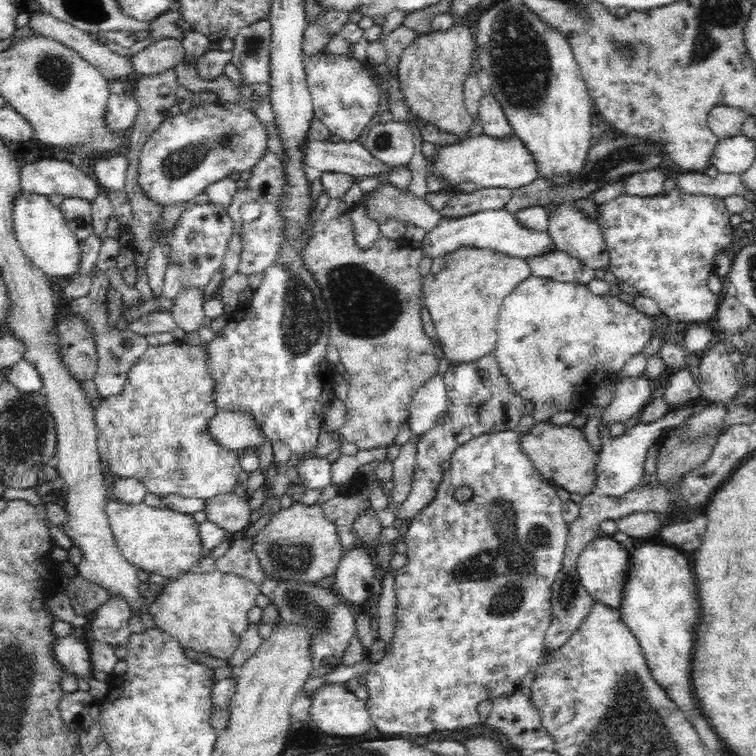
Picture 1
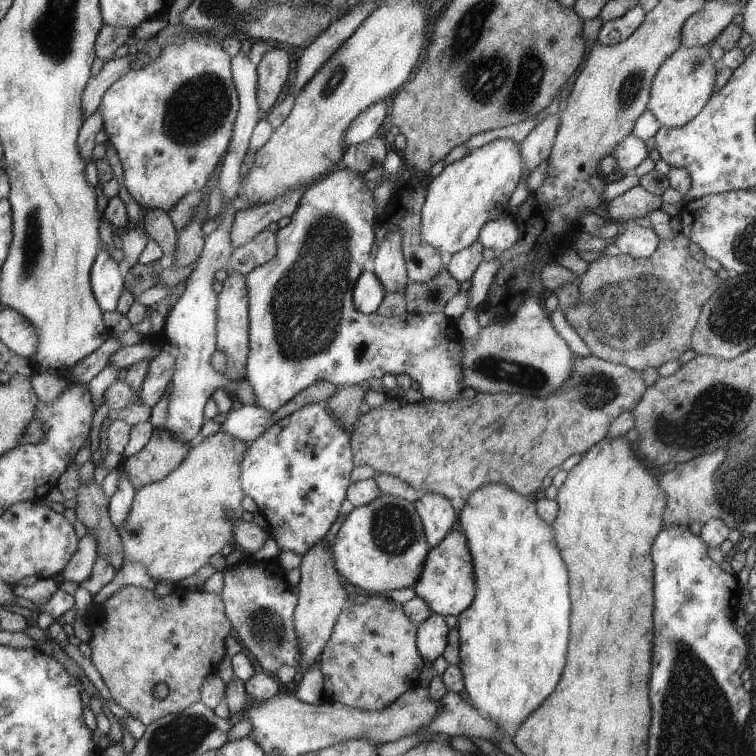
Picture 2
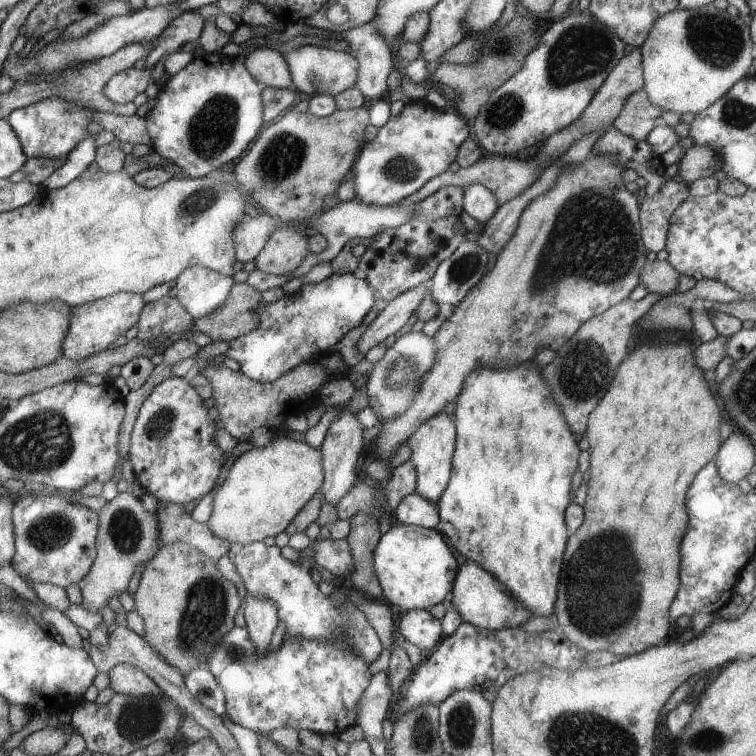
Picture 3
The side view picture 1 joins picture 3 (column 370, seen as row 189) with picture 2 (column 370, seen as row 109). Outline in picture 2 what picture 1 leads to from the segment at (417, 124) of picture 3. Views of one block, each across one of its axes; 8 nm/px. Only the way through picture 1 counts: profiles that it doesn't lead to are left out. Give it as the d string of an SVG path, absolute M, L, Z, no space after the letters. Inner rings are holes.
M343 164L332 171L328 176L308 187L294 214L290 216L290 223L284 228L277 230L277 253L270 262L262 266L257 266L246 275L246 286L249 296L249 354L247 365L245 366L245 380L249 383L254 392L254 402L256 406L268 410L268 412L276 412L283 404L292 400L298 392L302 392L304 388L312 386L320 380L324 382L332 382L332 384L366 384L370 378L382 378L384 374L408 374L412 380L420 384L419 391L430 400L448 401L454 400L461 396L461 392L466 387L464 382L464 374L462 374L462 345L463 338L460 336L456 328L455 321L444 315L438 314L414 314L406 311L404 314L396 314L396 316L380 316L380 314L370 313L362 314L354 308L353 291L357 285L358 277L361 276L364 270L364 262L372 256L372 248L374 248L374 216L378 212L376 200L372 198L372 192L366 188L368 180L364 178L364 173L356 172L352 168L348 168Z

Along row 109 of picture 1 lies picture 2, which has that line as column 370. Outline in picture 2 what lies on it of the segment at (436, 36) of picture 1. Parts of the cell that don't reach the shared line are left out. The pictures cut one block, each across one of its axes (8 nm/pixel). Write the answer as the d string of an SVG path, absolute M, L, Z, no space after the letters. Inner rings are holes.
M594 354L589 356L574 356L573 370L570 372L570 378L554 392L550 394L549 398L534 398L525 397L518 394L508 393L476 393L474 398L458 397L454 400L448 400L446 402L430 400L425 398L424 402L404 402L400 398L386 398L381 406L376 409L370 409L366 414L361 414L358 418L358 422L354 424L354 434L352 438L353 442L353 461L358 466L369 466L374 468L377 473L384 473L388 475L400 478L404 482L407 482L416 490L422 490L424 493L436 492L442 494L444 498L448 498L450 502L454 504L457 510L464 508L464 502L466 498L470 497L470 494L474 493L474 490L491 484L494 482L500 482L500 484L506 484L510 486L512 490L516 490L518 494L540 494L541 486L544 478L548 476L548 472L556 466L561 464L569 457L574 454L584 454L598 442L602 441L608 434L610 424L620 416L626 410L632 410L638 402L645 396L646 389L649 385L645 382L645 379L641 376L641 371L636 371L632 367L628 367L625 364L611 363L605 359L598 358Z

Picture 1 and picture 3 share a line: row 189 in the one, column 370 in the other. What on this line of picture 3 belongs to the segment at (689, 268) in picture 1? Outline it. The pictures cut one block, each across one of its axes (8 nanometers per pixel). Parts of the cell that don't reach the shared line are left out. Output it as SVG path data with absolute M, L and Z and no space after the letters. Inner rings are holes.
M234 626L229 634L210 652L205 667L214 675L225 694L227 716L236 724L261 734L270 734L276 728L308 729L321 736L340 735L356 725L356 704L374 676L360 656L354 656L342 642L318 642L306 638L284 636L278 650L268 648L264 660L257 654L246 626Z

